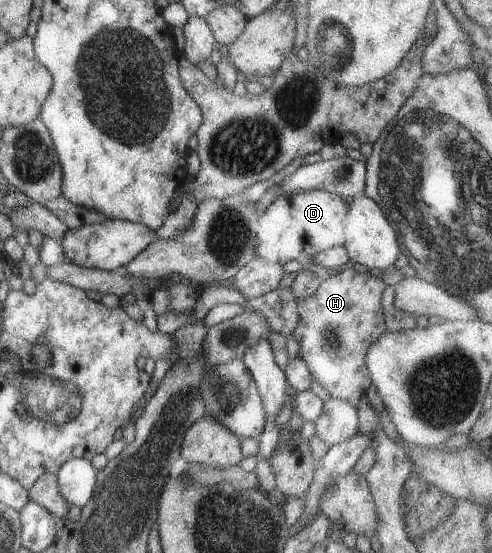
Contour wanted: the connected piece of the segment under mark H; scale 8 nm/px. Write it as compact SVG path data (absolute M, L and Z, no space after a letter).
M348 264L336 274L324 277L308 297L295 300L298 321L287 338L293 340L290 349L306 362L313 381L319 383L332 398L340 398L353 404L364 394L370 383L365 366L365 355L373 341L386 332L386 321L381 306L381 295L385 285L378 273L358 272Z

